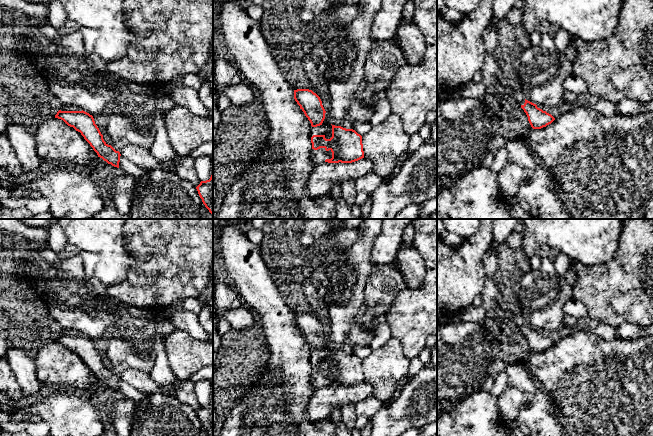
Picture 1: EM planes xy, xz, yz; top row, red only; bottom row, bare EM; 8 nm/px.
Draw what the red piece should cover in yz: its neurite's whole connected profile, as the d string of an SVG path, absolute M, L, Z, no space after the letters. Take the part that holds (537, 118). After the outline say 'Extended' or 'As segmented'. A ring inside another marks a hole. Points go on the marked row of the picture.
M516 96L515 100L526 113L528 121L533 129L546 127L555 120L551 114L538 108L536 104L526 100L525 98Z. Extended

